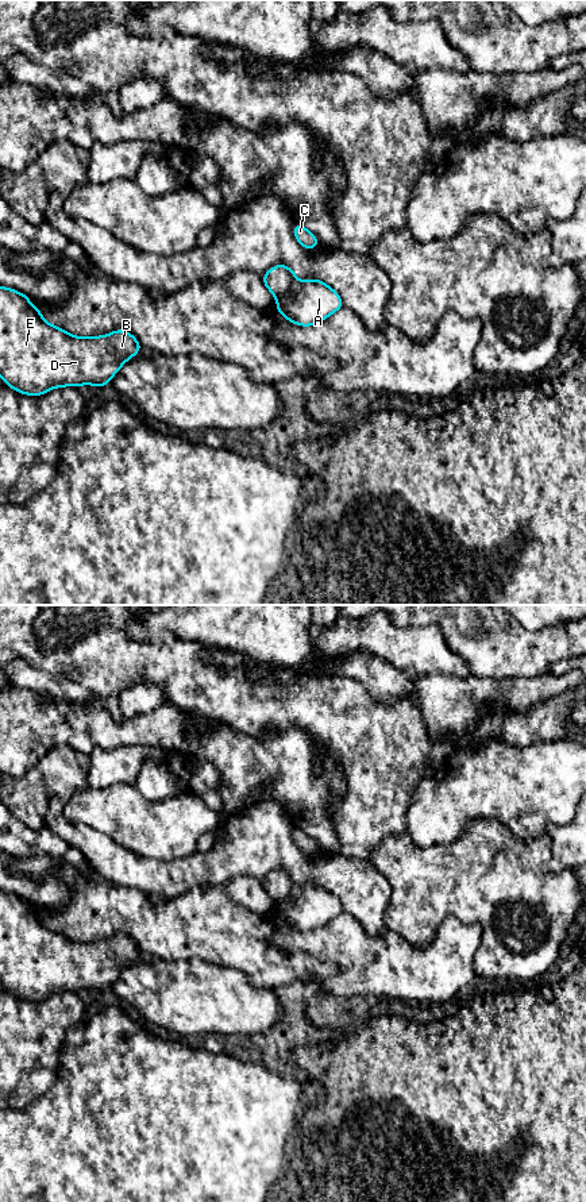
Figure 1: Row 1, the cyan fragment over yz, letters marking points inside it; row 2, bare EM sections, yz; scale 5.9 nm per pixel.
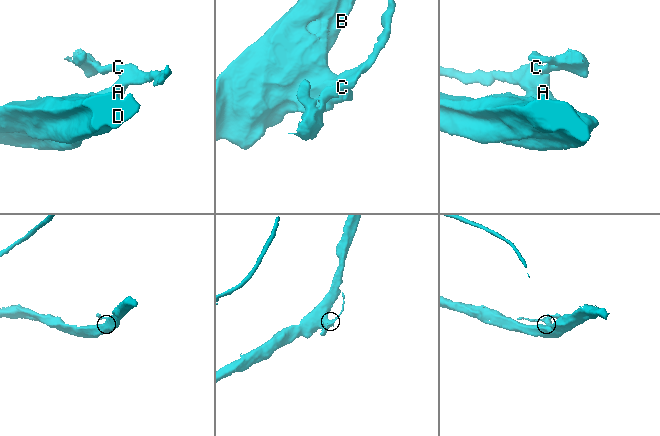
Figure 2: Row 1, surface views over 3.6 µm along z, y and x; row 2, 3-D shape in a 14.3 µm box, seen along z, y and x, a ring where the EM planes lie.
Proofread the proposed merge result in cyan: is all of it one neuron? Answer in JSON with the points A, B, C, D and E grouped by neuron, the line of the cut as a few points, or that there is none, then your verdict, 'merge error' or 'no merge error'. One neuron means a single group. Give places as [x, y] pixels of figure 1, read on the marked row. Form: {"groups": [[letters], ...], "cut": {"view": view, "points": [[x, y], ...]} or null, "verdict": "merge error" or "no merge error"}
{"groups": [["A", "B", "D", "E"], ["C"]], "cut": {"view": "yz", "points": [[295, 277], [290, 286], [276, 299]]}, "verdict": "merge error"}

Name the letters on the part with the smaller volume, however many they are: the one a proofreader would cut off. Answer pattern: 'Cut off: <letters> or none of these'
Cut off: C

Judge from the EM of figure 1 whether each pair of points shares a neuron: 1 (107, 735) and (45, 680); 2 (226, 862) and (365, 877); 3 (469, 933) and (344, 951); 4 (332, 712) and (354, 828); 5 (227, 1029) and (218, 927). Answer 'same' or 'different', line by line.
1: different
2: same
3: same
4: same
5: different

